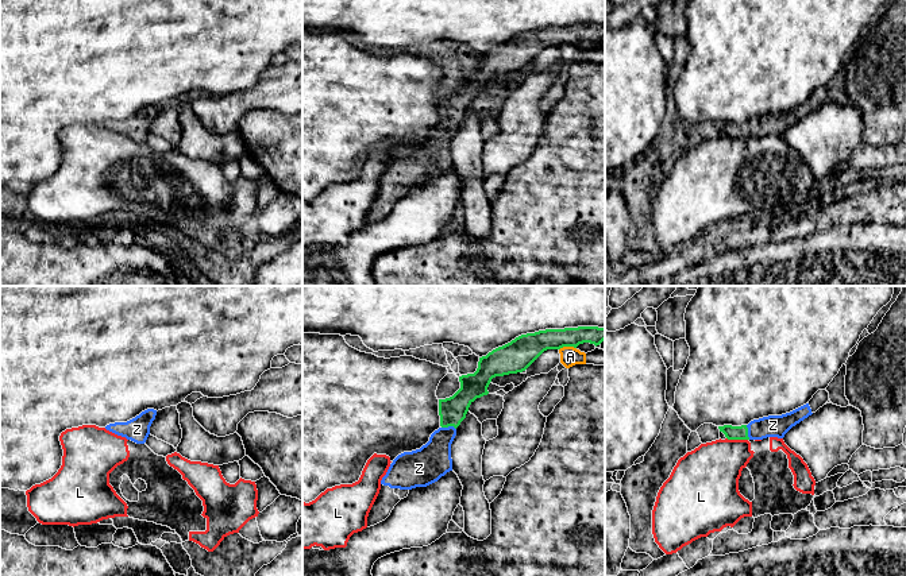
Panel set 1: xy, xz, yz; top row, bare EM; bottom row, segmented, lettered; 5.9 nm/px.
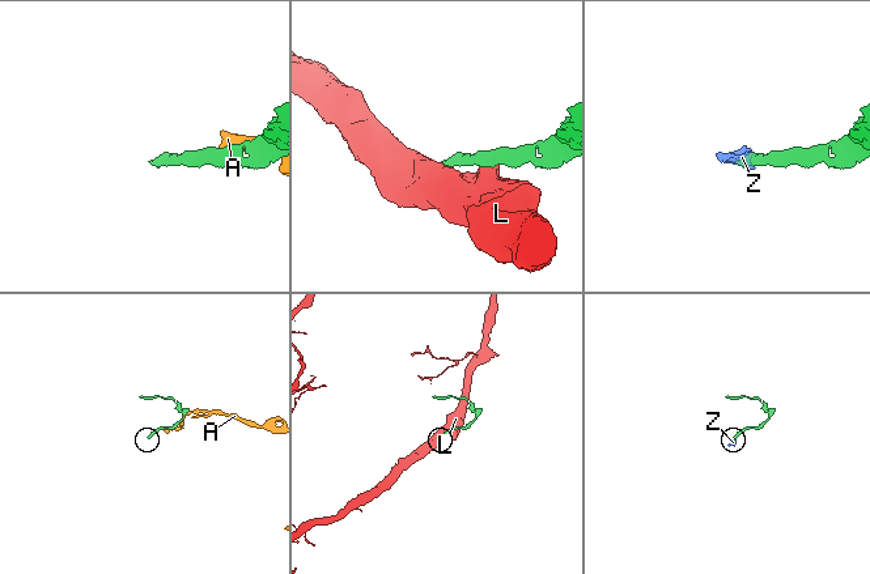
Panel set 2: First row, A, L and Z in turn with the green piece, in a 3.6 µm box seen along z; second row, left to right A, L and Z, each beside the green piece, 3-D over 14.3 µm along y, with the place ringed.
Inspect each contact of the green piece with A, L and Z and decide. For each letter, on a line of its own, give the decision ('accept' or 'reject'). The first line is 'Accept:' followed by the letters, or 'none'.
Accept: Z
A: reject
L: reject
Z: accept

